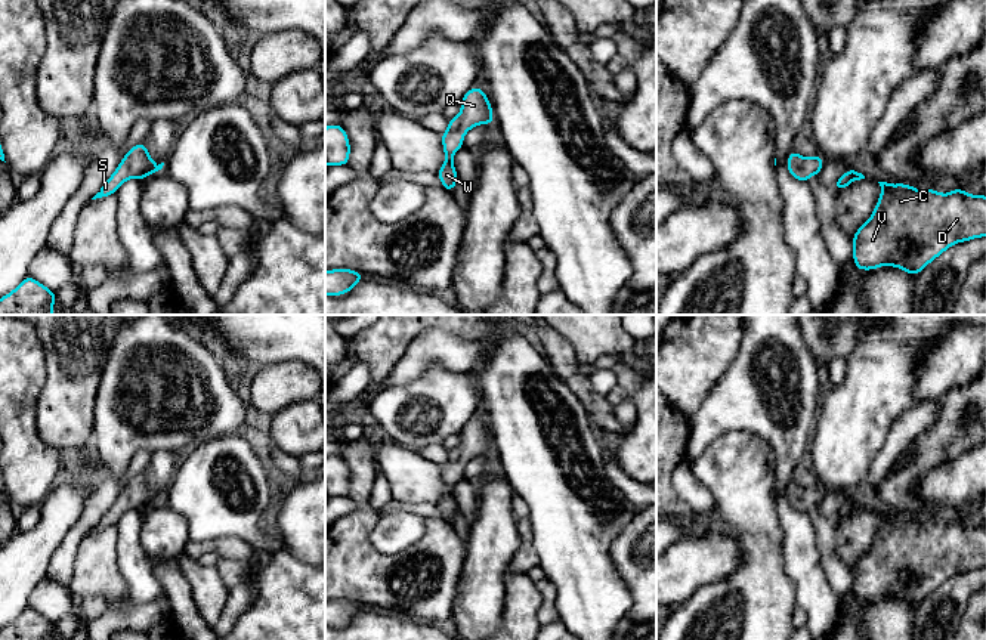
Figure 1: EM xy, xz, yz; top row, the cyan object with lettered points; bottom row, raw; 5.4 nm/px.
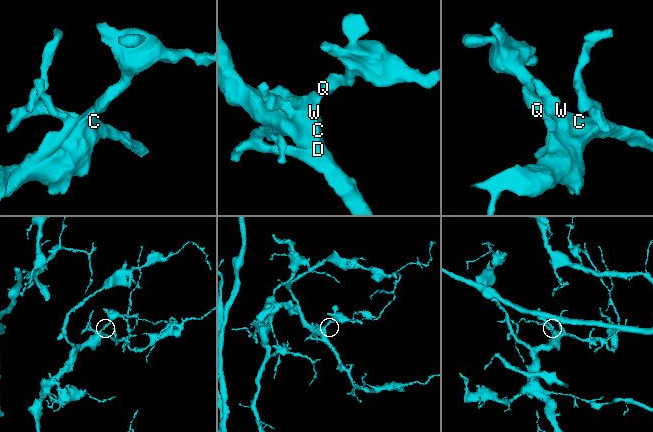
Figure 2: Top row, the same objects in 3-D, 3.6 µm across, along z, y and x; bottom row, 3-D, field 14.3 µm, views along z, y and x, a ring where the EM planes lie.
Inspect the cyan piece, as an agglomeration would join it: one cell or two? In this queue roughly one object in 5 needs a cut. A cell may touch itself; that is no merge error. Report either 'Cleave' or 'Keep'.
Keep

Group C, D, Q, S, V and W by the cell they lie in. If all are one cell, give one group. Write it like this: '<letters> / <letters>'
C D Q S V W

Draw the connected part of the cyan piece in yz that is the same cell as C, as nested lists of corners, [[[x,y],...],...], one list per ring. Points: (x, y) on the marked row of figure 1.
[[[878,182],[881,195],[871,217],[857,228],[853,242],[853,262],[857,270],[874,270],[880,266],[894,266],[917,276],[928,263],[958,242],[986,236],[986,195],[971,195],[958,186],[951,194],[934,188],[919,191],[908,183],[891,185]]]

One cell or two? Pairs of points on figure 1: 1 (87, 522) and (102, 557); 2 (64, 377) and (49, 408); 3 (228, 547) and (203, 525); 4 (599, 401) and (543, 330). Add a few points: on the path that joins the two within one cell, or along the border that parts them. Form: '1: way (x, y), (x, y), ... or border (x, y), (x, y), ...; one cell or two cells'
1: border (90, 529), (82, 540), (74, 560); two cells
2: way (64, 385), (64, 393), (56, 401); one cell
3: border (188, 538), (210, 541), (240, 537), (247, 541); two cells
4: way (581, 386), (556, 348); one cell

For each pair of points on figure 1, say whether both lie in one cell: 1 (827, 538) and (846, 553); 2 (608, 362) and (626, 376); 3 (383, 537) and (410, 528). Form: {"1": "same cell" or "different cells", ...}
{"1": "different cells", "2": "same cell", "3": "same cell"}

